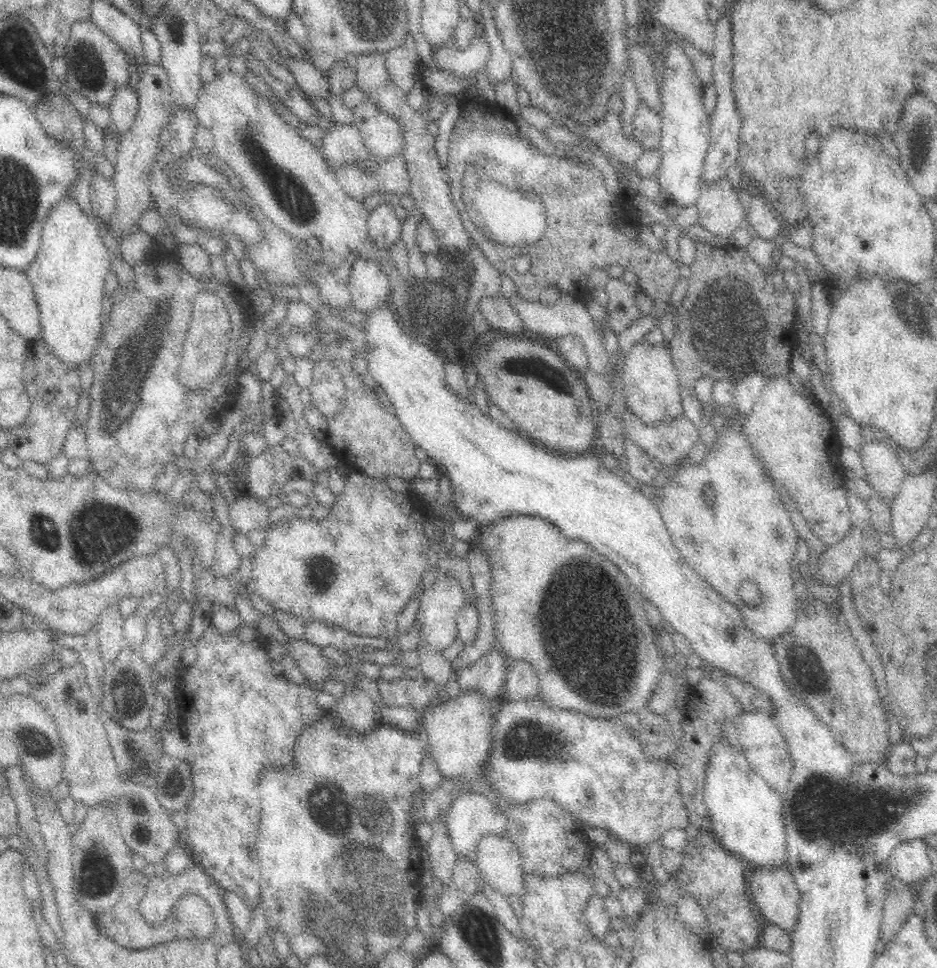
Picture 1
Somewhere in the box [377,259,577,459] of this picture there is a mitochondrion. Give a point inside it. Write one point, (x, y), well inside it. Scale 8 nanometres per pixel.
(529, 367)

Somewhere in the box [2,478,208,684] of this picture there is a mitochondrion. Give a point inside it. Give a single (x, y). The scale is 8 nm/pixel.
(44, 531)

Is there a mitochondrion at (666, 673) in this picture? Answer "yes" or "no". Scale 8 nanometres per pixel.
no

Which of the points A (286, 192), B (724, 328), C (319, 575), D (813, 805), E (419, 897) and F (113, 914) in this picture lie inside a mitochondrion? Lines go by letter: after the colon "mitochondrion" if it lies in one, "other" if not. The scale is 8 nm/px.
A: mitochondrion
B: mitochondrion
C: mitochondrion
D: mitochondrion
E: other
F: other

